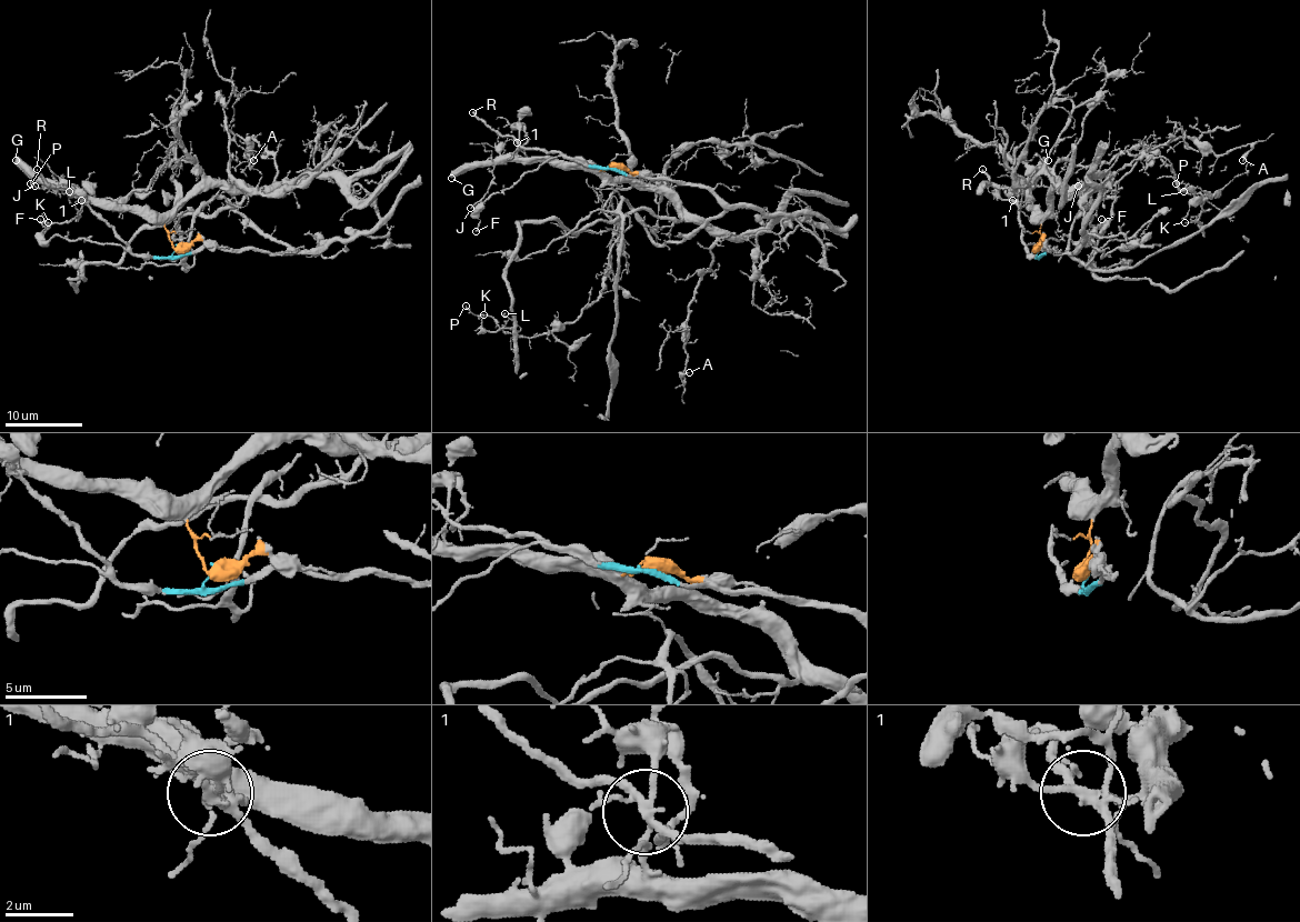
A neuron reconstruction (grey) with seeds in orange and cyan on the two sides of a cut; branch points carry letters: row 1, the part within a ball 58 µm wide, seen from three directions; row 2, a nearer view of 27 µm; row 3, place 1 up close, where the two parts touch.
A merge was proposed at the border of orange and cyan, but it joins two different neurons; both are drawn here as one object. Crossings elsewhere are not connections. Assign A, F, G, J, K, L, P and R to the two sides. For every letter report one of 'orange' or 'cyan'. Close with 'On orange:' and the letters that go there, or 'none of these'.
A: orange
F: cyan
G: orange
J: orange
K: orange
L: orange
P: orange
R: cyan
On orange: A, G, J, K, L, P

